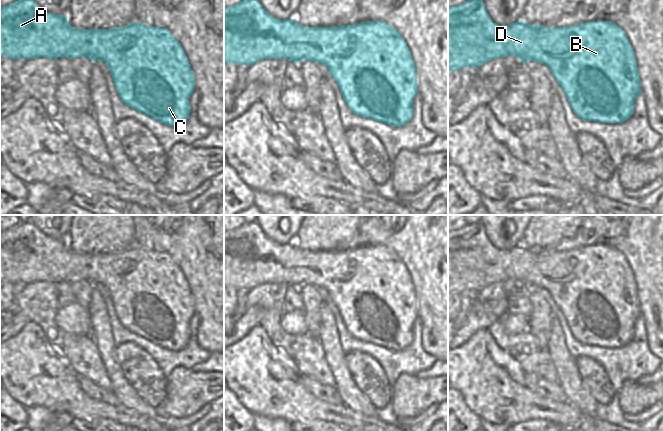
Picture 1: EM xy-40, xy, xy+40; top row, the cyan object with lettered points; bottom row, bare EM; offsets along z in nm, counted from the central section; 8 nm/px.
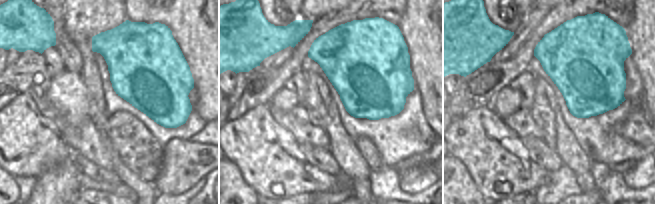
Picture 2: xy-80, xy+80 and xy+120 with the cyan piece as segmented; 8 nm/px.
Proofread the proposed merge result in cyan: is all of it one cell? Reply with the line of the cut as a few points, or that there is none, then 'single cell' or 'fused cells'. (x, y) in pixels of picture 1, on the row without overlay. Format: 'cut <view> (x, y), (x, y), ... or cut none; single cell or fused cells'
cut none; single cell

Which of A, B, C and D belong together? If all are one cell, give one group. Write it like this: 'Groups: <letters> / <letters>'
Groups: A B C D

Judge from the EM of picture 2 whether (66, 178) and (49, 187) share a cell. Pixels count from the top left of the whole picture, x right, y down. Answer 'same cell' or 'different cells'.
same cell

